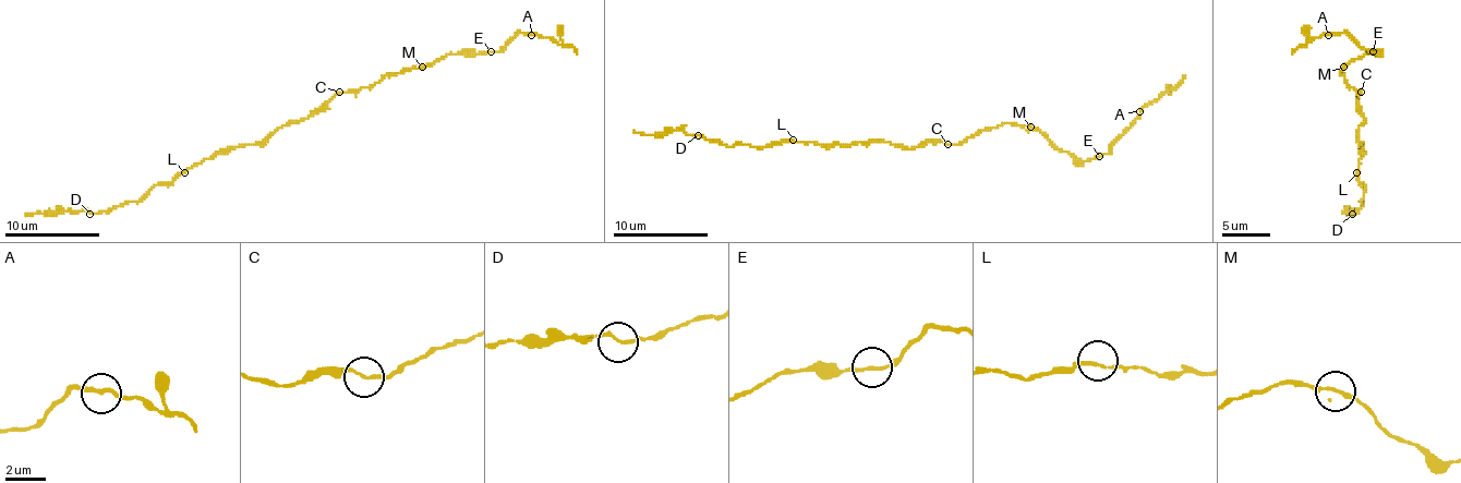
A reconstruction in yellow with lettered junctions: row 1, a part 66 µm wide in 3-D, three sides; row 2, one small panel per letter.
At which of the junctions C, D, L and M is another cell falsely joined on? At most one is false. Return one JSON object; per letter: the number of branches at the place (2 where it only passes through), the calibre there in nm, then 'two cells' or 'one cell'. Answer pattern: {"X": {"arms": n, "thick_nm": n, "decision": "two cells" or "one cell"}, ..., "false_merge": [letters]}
{"C": {"arms": 2, "thick_nm": 150, "decision": "one cell"}, "D": {"arms": 2, "thick_nm": 160, "decision": "one cell"}, "L": {"arms": 2, "thick_nm": 160, "decision": "one cell"}, "M": {"arms": 2, "thick_nm": 160, "decision": "one cell"}, "false_merge": []}

